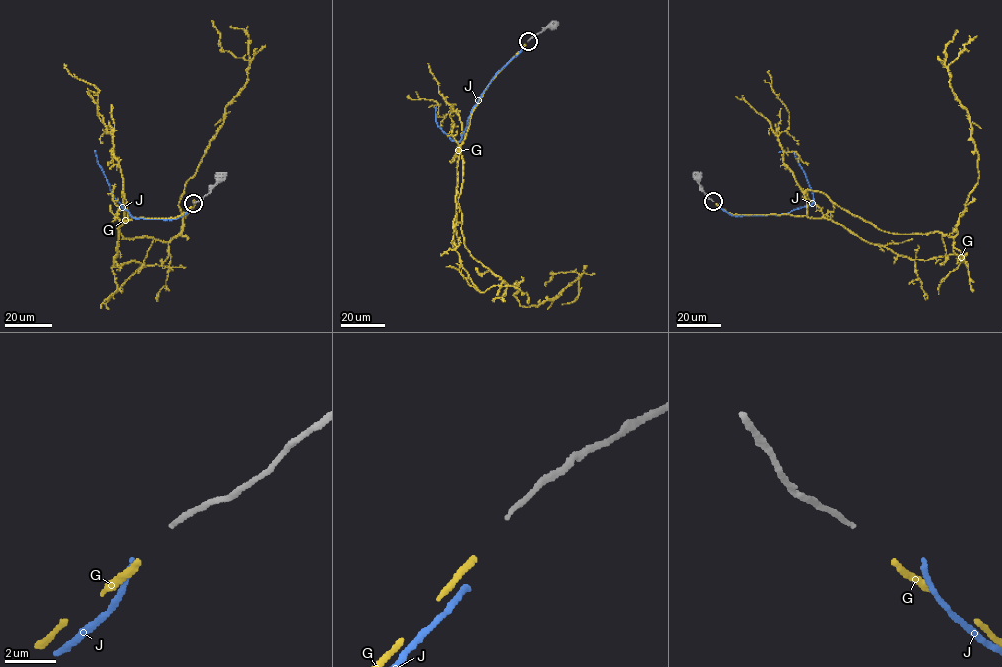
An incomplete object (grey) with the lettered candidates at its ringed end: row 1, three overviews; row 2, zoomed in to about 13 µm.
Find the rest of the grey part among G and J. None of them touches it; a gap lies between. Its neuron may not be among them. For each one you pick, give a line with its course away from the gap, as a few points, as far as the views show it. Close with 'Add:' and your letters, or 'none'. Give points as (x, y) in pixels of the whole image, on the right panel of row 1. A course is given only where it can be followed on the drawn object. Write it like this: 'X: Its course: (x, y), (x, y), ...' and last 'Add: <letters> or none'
G: Its course: (716, 204), (803, 216), (815, 190), (882, 230), (955, 236), (978, 172), (968, 111), (943, 65), (958, 31)
Add: G

